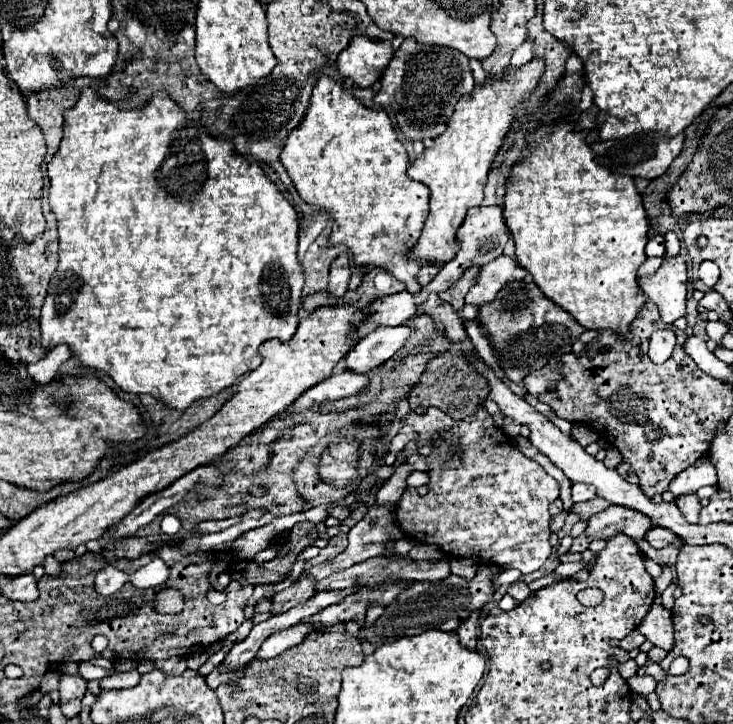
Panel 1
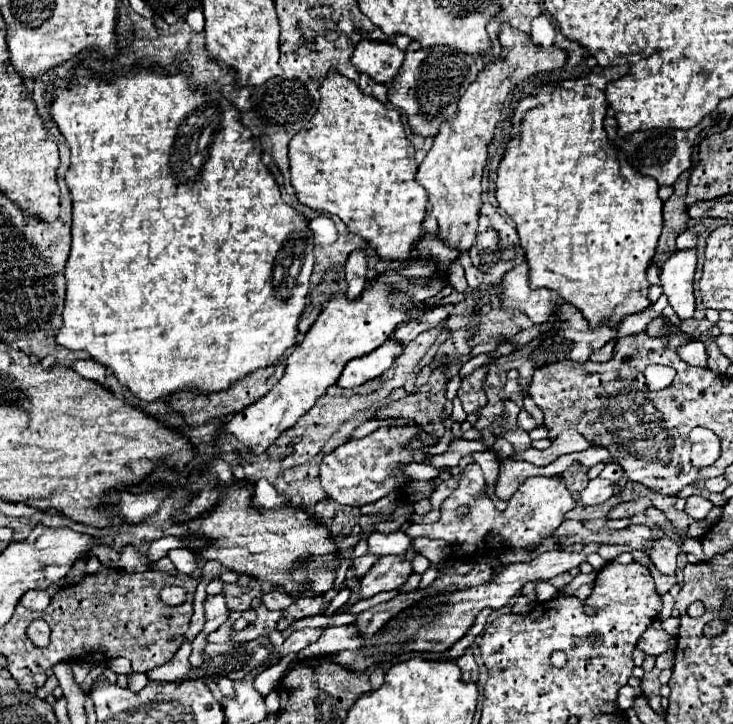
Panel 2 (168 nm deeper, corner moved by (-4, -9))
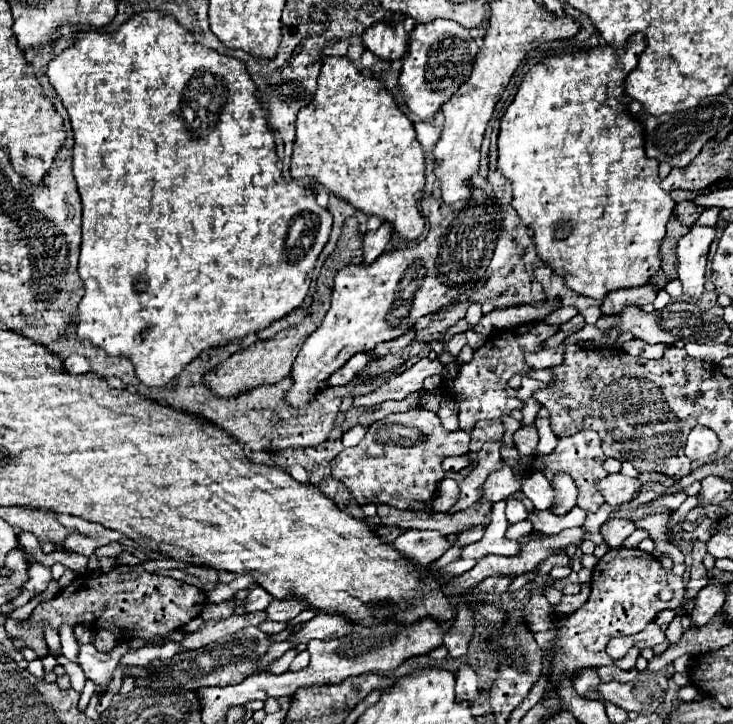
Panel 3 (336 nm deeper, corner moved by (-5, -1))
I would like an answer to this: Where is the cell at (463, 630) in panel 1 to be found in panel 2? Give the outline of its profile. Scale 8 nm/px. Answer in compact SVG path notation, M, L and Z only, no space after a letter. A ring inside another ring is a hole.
M467 648L467 650L463 652L463 656L457 658L457 666L461 668L465 682L475 682L475 680L477 680L479 668L477 668L477 662L475 662L475 658L473 658L473 648Z

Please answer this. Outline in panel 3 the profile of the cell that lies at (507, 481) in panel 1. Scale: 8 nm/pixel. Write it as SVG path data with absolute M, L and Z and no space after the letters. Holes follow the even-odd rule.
M558 474L558 478L552 482L552 488L556 492L556 502L550 508L550 512L554 514L566 514L576 502L576 490L574 490L574 482L570 482L570 478L566 478L566 474Z

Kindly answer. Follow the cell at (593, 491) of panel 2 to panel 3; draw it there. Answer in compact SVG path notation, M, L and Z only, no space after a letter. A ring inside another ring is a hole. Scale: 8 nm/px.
M610 474L606 480L602 478L602 482L598 482L598 490L602 490L602 496L612 506L632 502L638 496L640 488L642 482L638 478L628 478L624 474Z

